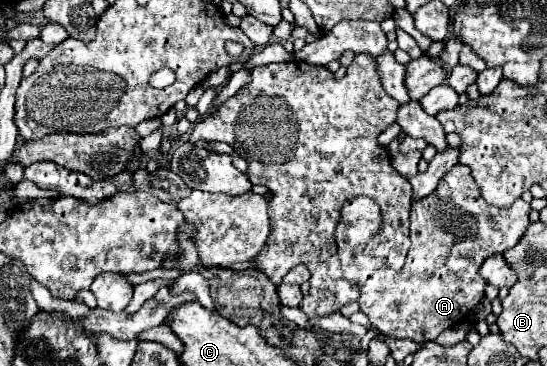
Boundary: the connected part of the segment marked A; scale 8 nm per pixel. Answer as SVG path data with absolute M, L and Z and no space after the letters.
M457 163L429 197L413 203L411 247L407 261L399 271L395 271L393 265L387 265L387 255L373 255L373 237L365 253L351 253L349 247L341 243L351 227L343 225L335 229L341 275L359 285L359 305L371 325L389 337L411 339L423 345L425 341L437 339L441 331L469 321L483 301L487 287L487 281L479 275L479 267L487 257L505 253L511 245L519 243L531 223L529 211L531 205L523 199L503 209L489 205L483 201L481 189L471 177L471 169Z

